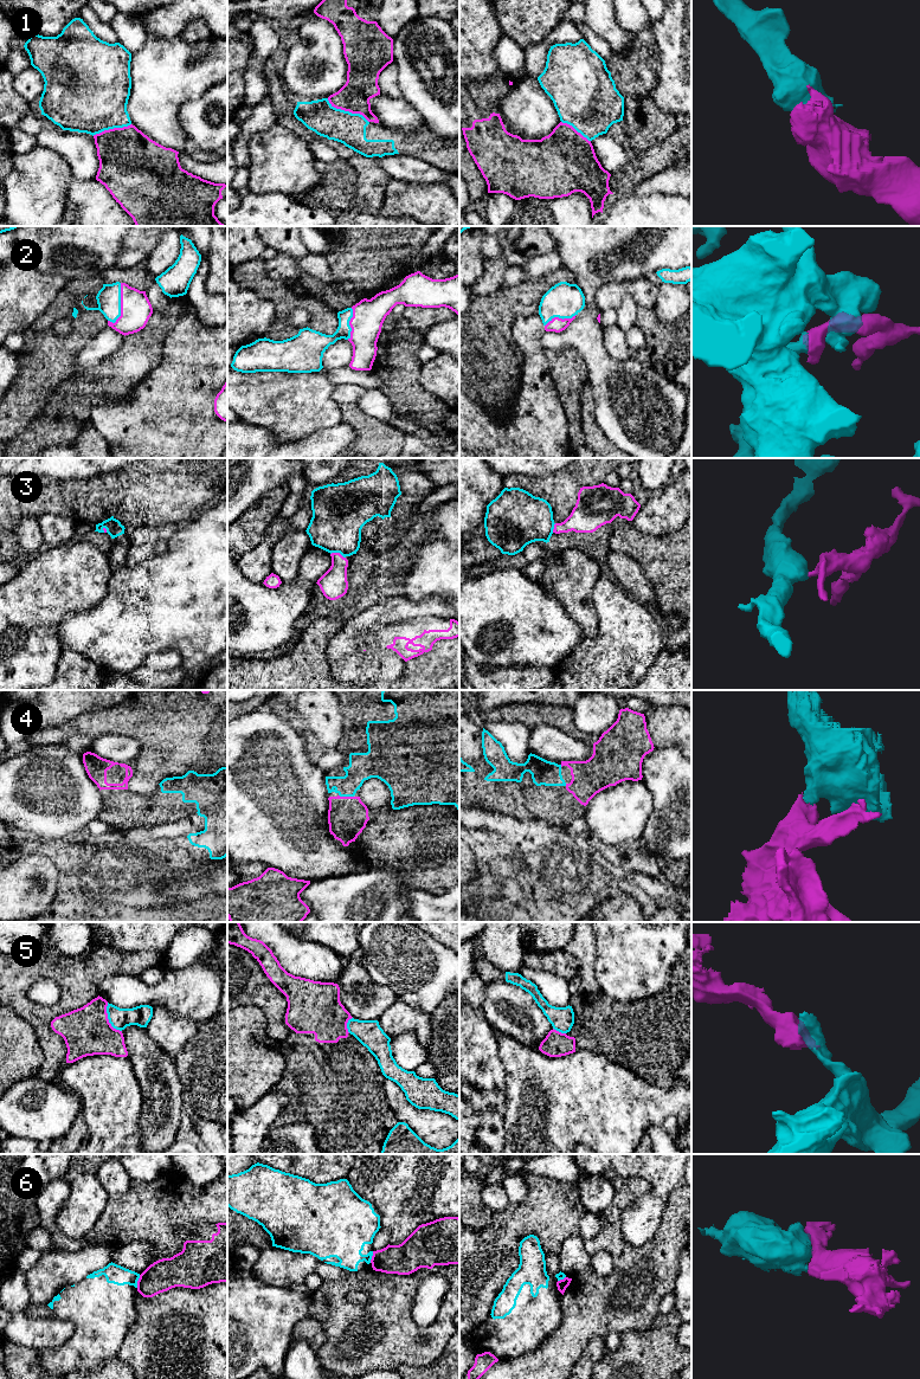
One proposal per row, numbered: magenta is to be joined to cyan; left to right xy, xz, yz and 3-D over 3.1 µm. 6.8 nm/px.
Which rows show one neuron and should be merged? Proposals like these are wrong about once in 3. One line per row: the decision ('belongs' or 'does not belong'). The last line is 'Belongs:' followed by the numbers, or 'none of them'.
1: does not belong
2: belongs
3: does not belong
4: belongs
5: does not belong
6: does not belong
Belongs: 2, 4

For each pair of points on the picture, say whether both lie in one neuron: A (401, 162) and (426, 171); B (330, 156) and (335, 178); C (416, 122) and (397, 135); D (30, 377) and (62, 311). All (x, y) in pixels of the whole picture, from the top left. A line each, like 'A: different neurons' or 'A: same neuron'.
A: same neuron
B: different neurons
C: different neurons
D: same neuron

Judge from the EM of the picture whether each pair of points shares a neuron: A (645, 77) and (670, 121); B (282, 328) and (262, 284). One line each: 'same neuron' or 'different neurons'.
A: same neuron
B: same neuron

